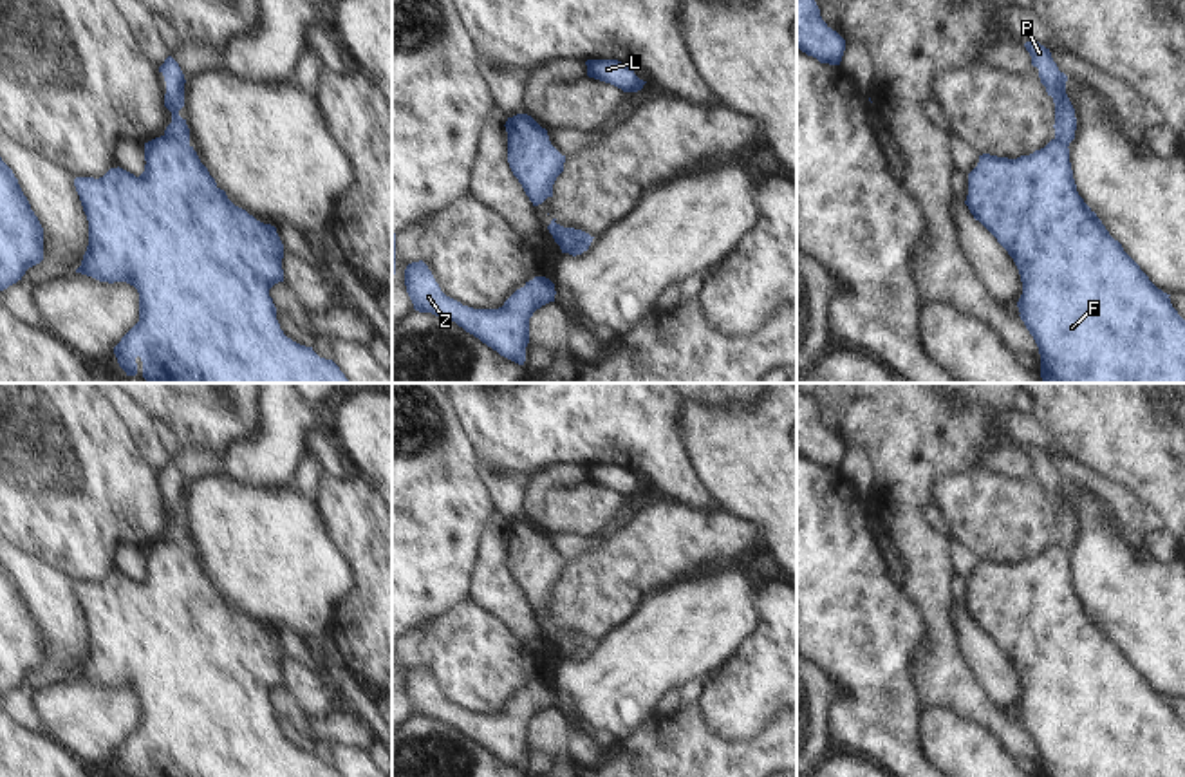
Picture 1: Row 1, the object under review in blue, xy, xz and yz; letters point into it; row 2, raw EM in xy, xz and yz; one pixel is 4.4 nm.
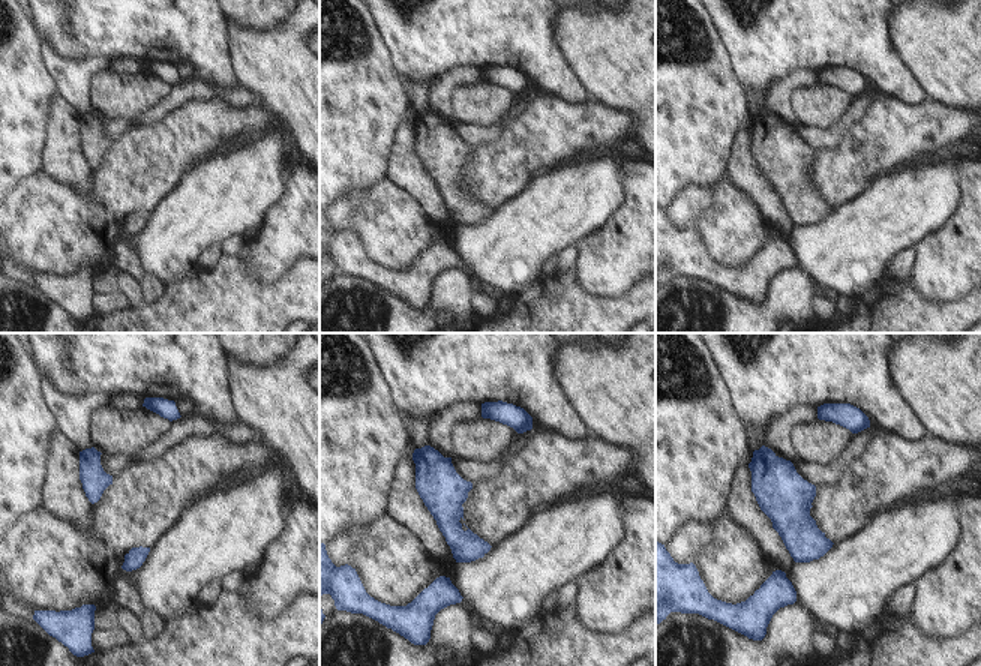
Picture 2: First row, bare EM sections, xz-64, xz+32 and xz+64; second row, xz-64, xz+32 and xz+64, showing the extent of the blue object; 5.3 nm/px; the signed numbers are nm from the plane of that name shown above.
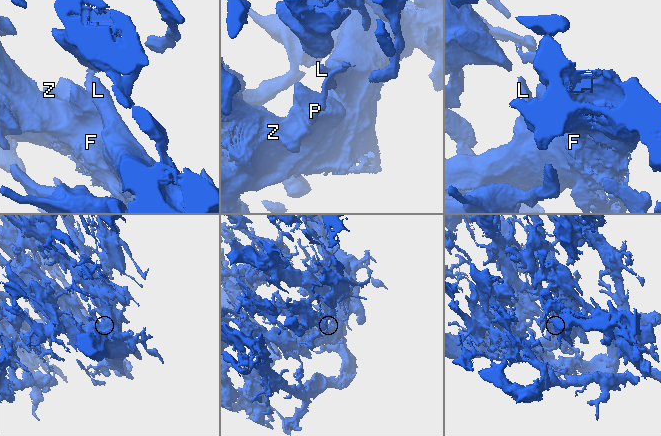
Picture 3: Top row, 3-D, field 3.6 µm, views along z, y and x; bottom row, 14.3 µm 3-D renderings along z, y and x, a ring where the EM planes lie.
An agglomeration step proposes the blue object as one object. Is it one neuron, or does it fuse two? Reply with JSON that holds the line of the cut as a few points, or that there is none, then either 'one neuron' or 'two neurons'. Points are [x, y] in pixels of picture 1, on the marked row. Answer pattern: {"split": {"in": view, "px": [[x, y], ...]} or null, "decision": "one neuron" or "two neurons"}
{"split": {"in": "xy", "px": [[163, 136], [188, 145]]}, "decision": "two neurons"}

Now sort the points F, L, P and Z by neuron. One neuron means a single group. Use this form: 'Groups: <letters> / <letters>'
Groups: F L Z / P

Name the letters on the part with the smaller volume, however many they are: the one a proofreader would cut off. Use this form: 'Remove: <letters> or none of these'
Remove: P

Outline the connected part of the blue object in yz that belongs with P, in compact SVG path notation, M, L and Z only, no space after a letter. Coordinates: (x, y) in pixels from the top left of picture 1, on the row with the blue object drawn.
M1026 42L1024 47L1031 56L1031 65L1039 69L1040 83L1046 87L1048 96L1051 96L1055 103L1055 141L1069 146L1075 139L1077 117L1066 94L1068 76L1059 70L1050 49L1044 45L1039 42Z

